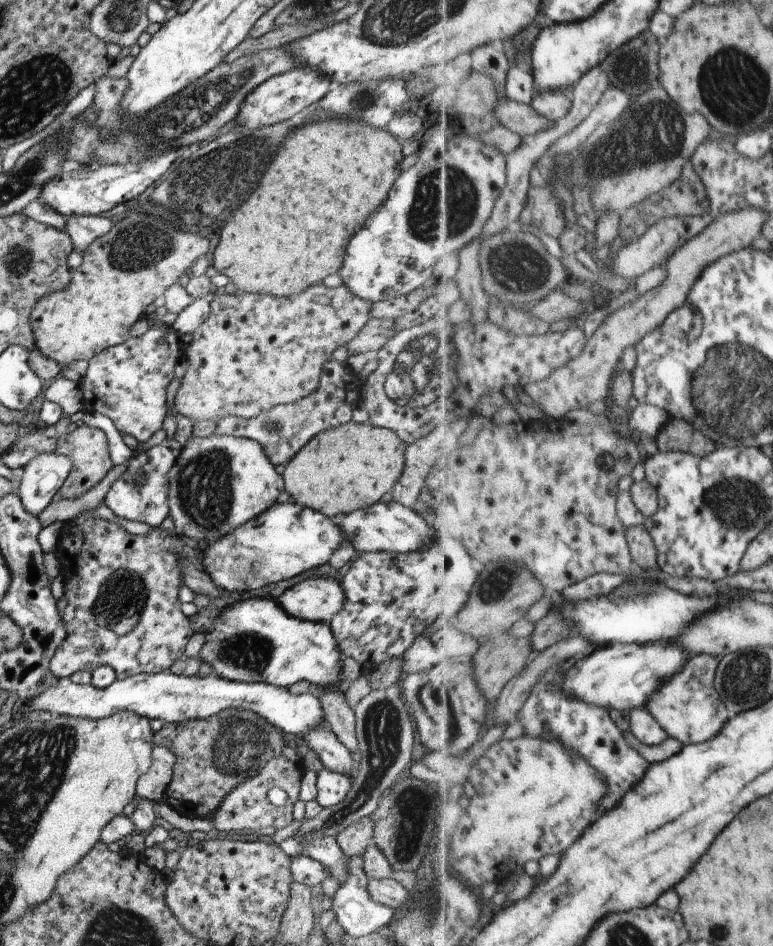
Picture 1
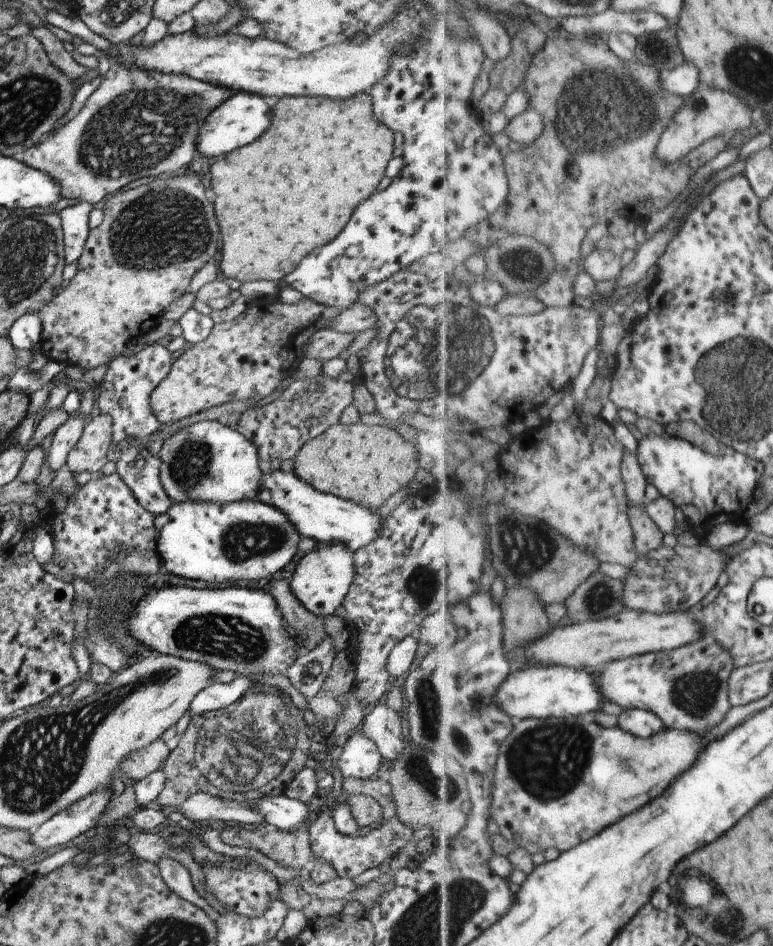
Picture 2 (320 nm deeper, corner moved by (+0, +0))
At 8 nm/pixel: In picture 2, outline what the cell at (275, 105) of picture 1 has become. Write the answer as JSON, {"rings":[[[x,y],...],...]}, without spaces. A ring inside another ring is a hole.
{"rings":[[[246,91],[235,92],[230,98],[219,104],[198,129],[195,140],[196,150],[202,156],[224,156],[232,150],[238,150],[240,146],[250,144],[268,128],[271,103],[272,101],[257,94]]]}

